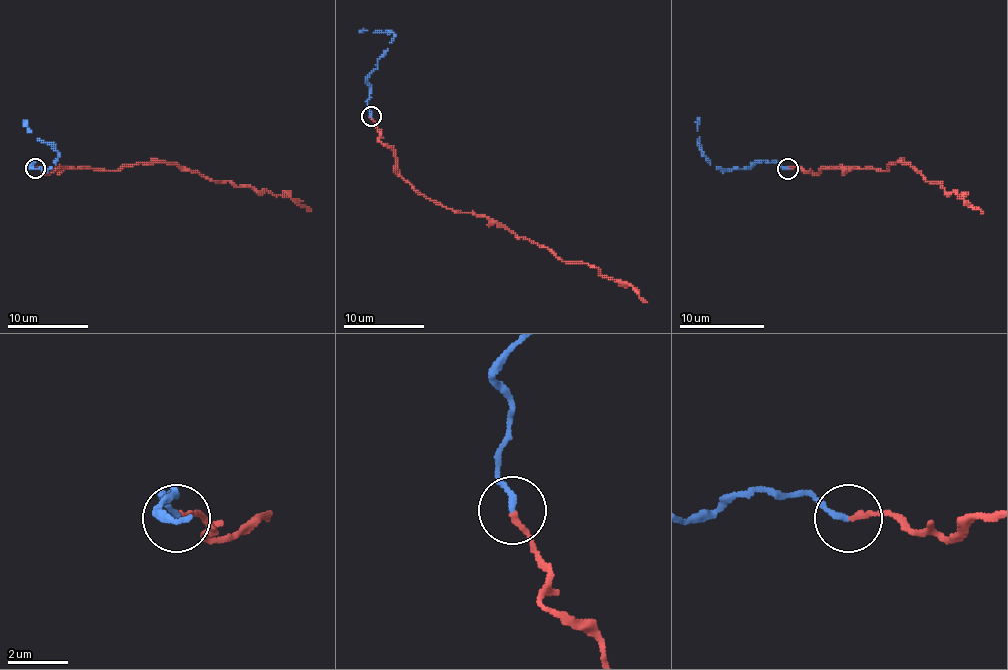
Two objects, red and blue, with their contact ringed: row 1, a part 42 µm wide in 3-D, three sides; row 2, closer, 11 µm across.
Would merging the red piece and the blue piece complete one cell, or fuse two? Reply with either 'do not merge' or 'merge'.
merge

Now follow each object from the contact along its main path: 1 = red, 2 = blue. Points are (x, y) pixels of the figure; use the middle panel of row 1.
1: (371, 115), (396, 170), (420, 194), (588, 263), (647, 302)
2: (371, 115), (367, 105), (367, 77), (393, 38), (391, 32), (359, 32)

